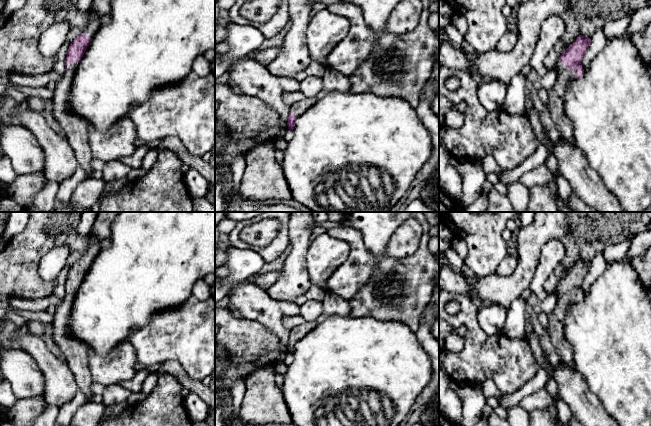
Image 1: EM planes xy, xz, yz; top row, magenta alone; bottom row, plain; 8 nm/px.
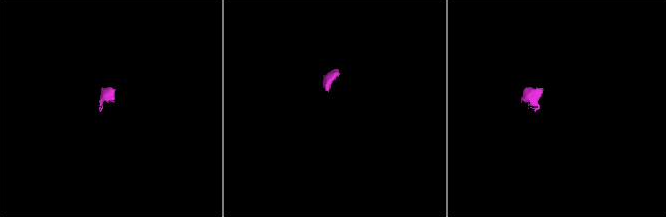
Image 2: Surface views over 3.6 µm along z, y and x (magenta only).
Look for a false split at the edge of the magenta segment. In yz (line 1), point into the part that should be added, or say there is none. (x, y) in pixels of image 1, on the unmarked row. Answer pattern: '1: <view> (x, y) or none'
1: yz (556, 328)

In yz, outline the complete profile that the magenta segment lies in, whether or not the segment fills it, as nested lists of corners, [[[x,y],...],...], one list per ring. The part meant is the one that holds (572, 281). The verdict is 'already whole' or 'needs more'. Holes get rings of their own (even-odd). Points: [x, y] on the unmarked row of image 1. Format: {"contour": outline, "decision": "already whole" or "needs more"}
{"contour": [[[579,259],[568,270],[556,286],[554,294],[558,297],[558,302],[553,312],[549,314],[547,329],[552,348],[559,355],[558,364],[569,369],[575,369],[575,367],[573,349],[565,337],[565,319],[568,307],[573,302],[581,302],[584,299],[584,293],[581,288],[590,268],[590,262]]], "decision": "needs more"}

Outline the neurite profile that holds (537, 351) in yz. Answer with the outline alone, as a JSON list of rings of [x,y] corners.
[[[533,331],[528,335],[528,342],[539,367],[543,367],[552,373],[553,366],[550,363],[547,364],[545,362],[544,351],[541,348],[538,338]]]

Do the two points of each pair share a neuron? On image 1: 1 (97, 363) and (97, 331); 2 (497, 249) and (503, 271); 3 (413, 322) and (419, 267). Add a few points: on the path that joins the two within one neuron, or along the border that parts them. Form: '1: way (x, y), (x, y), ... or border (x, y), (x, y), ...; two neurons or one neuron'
1: border (119, 344), (106, 353), (96, 353), (89, 349); two neurons
2: border (507, 255), (494, 272); two neurons
3: way (413, 308), (413, 281); one neuron

